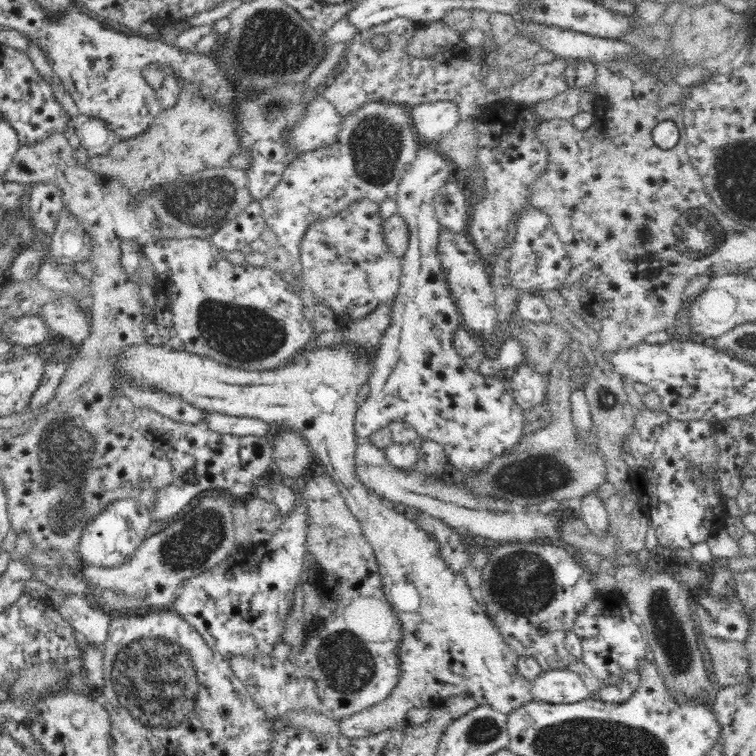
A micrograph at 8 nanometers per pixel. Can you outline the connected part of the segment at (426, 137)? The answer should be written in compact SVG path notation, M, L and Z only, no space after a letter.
M450 100L422 103L409 109L421 144L432 145L461 120L458 105Z

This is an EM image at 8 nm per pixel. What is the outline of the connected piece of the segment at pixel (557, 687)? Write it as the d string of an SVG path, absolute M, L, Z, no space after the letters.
M570 666L543 671L533 681L531 695L534 699L553 705L574 704L593 697L584 685L582 676Z

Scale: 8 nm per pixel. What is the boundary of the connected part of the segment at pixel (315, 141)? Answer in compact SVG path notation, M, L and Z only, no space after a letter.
M310 99L312 114L284 130L282 145L294 153L305 153L336 142L340 116L326 99Z

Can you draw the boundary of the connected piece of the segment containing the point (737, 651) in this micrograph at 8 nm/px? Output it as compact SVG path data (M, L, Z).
M702 637L701 645L708 650L717 687L734 686L749 676L749 658L745 643Z

